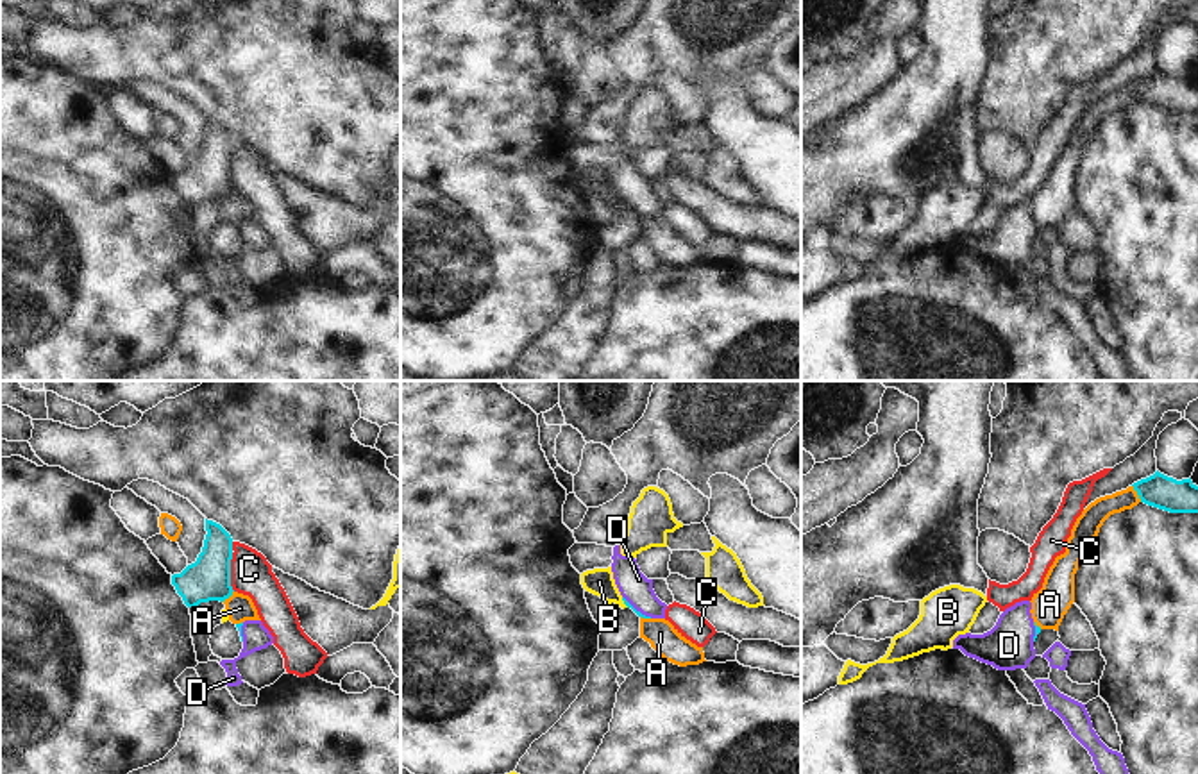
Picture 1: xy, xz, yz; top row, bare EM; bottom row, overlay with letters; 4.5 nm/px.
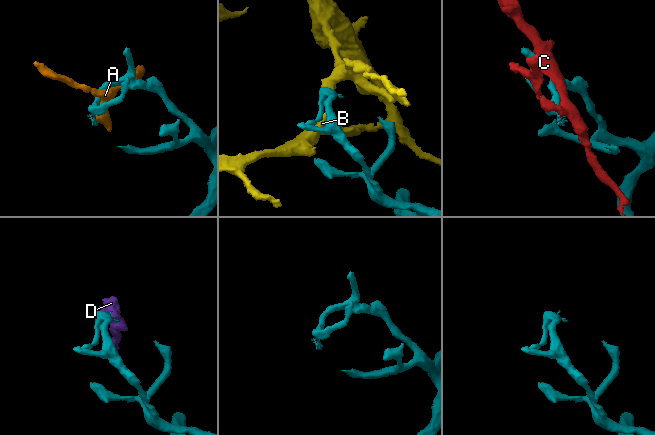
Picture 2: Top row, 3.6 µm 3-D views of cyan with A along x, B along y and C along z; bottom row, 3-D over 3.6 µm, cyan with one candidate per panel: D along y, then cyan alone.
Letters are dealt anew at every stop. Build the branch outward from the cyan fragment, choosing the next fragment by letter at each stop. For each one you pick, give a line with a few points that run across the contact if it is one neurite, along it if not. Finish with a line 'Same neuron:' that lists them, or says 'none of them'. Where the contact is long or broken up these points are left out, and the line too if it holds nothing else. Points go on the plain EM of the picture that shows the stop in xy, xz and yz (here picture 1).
D: line xz (626, 202), (635, 210), (635, 188), (632, 183)
Same neuron: D

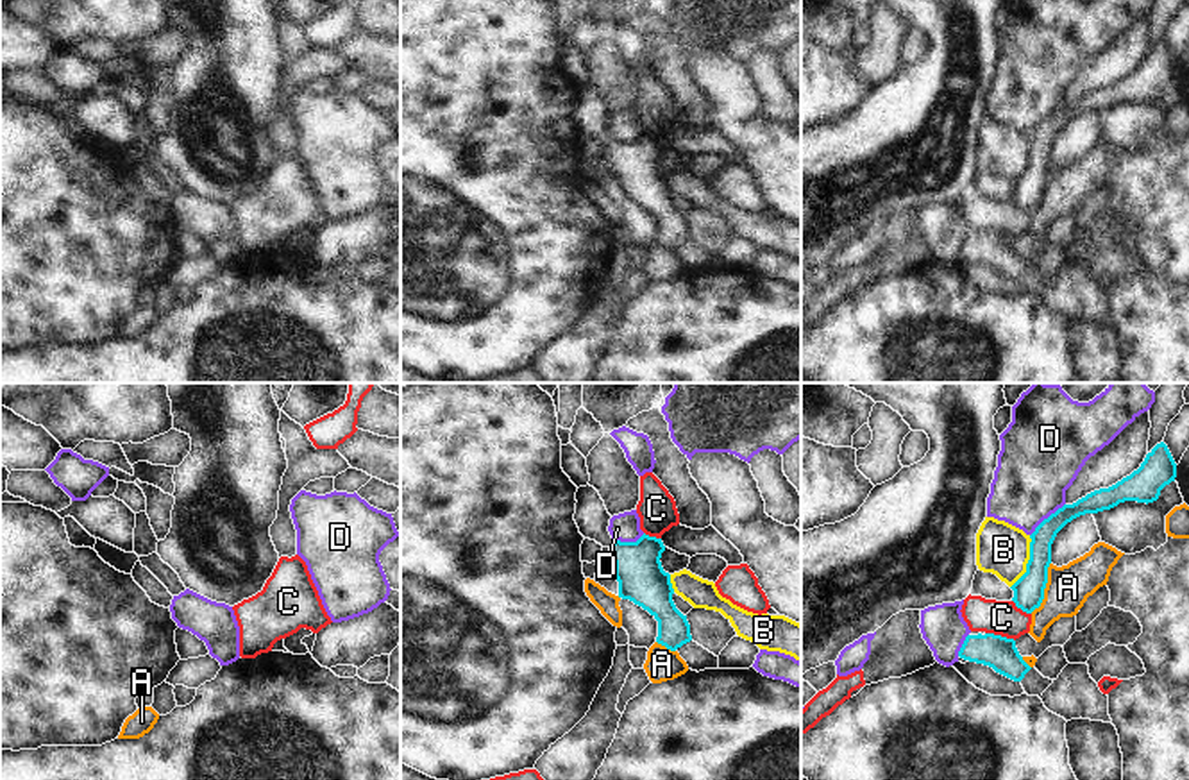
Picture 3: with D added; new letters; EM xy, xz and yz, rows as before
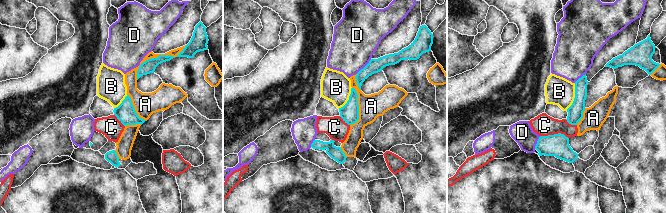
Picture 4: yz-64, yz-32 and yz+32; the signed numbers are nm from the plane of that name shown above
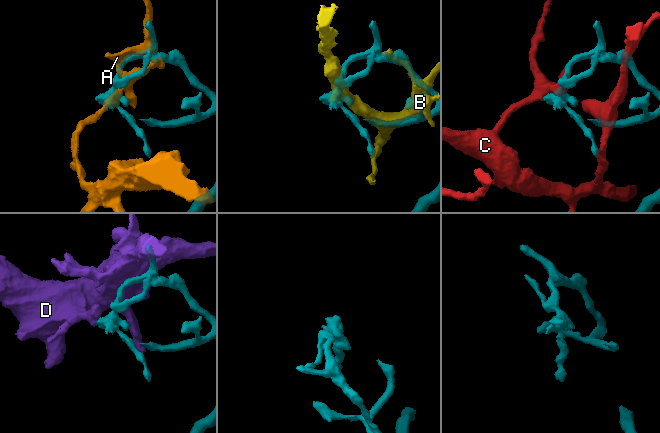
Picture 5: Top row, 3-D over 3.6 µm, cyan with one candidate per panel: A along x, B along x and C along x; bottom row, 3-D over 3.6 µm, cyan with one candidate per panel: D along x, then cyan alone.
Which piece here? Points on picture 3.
Same neuron: none of them

